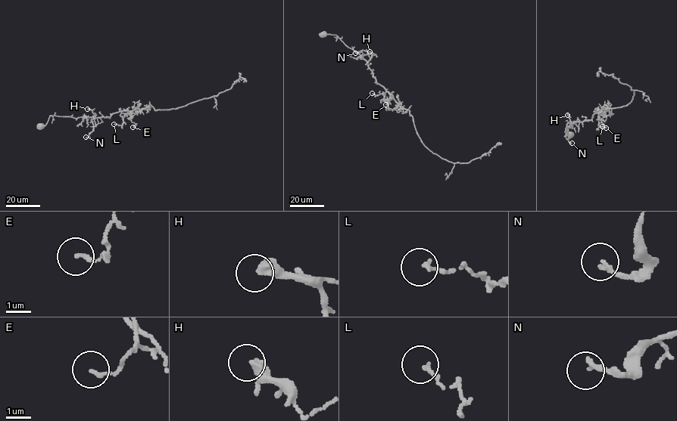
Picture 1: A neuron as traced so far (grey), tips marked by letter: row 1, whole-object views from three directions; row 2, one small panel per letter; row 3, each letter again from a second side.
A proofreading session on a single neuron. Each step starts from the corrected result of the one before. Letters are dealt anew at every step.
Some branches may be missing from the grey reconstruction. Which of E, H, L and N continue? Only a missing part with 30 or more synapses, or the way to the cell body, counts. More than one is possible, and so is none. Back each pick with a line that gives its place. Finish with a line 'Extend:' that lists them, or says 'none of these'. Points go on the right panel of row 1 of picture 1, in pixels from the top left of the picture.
Extend: none of these

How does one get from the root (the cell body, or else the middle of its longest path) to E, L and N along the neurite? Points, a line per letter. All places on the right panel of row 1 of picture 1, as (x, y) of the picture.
E: (569, 134), (567, 132), (566, 123), (591, 120), (596, 112), (598, 112), (603, 126), (606, 128)
L: (569, 134), (567, 132), (566, 123), (591, 120), (594, 113), (598, 113), (598, 125), (602, 126)
N: (569, 134), (567, 132), (566, 123), (576, 122), (571, 124), (566, 130), (566, 139), (572, 143)

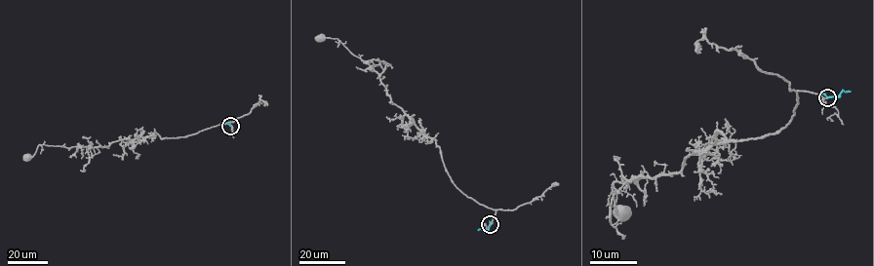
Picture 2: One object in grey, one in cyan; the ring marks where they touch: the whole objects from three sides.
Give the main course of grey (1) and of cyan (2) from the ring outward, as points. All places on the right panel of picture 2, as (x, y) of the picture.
1: (827, 98), (799, 92), (780, 130), (724, 144), (717, 131), (679, 171), (613, 182), (621, 211)
2: (828, 98), (843, 91), (850, 92)

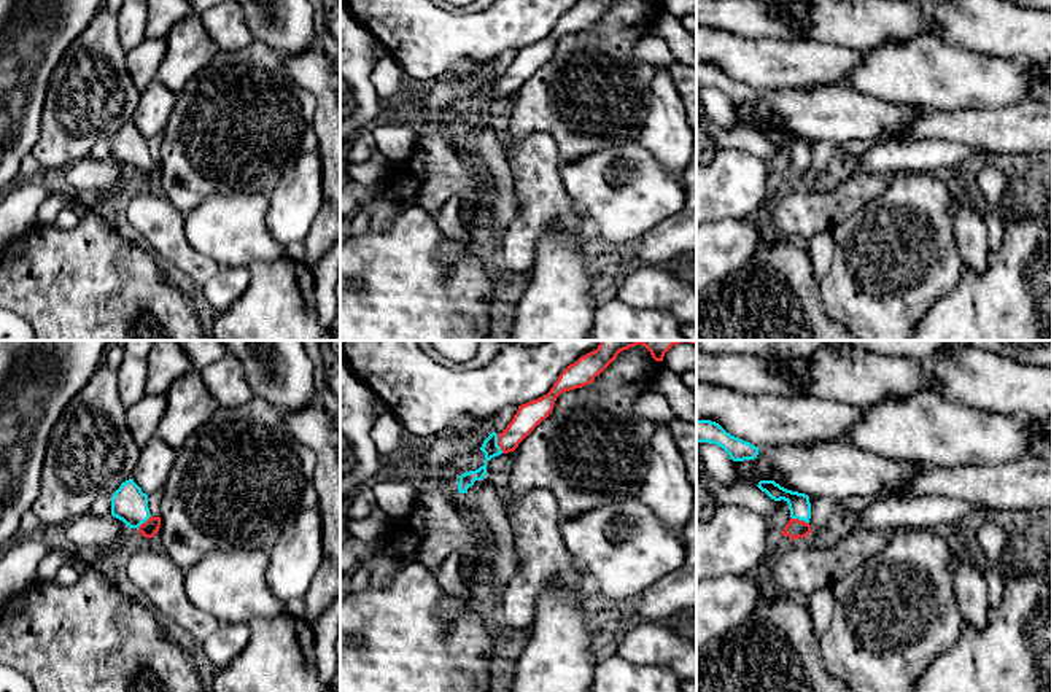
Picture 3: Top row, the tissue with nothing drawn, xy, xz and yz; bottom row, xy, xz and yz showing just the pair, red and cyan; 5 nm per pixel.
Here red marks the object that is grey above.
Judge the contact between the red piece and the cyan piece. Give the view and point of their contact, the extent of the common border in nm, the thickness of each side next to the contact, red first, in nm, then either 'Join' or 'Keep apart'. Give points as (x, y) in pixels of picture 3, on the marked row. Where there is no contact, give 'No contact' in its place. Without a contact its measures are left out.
Touches red at xz (498, 444). Shared border 100 nm. Thickness 130 nm (red) against 90 nm. Join

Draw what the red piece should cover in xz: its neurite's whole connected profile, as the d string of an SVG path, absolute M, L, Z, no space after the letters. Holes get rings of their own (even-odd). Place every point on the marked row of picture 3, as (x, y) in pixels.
M601 340L598 348L580 356L569 364L553 383L550 391L539 399L518 406L517 414L507 428L496 434L494 431L483 441L480 450L485 453L485 465L475 471L460 476L458 492L467 493L475 480L482 480L487 474L487 461L514 452L518 444L553 410L557 398L569 390L582 388L595 380L620 352L638 344L644 345L655 361L663 361L665 353L676 344L696 340Z

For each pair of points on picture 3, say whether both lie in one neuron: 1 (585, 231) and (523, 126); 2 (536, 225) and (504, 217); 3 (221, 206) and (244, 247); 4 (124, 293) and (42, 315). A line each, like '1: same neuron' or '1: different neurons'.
1: different neurons
2: different neurons
3: same neuron
4: same neuron

